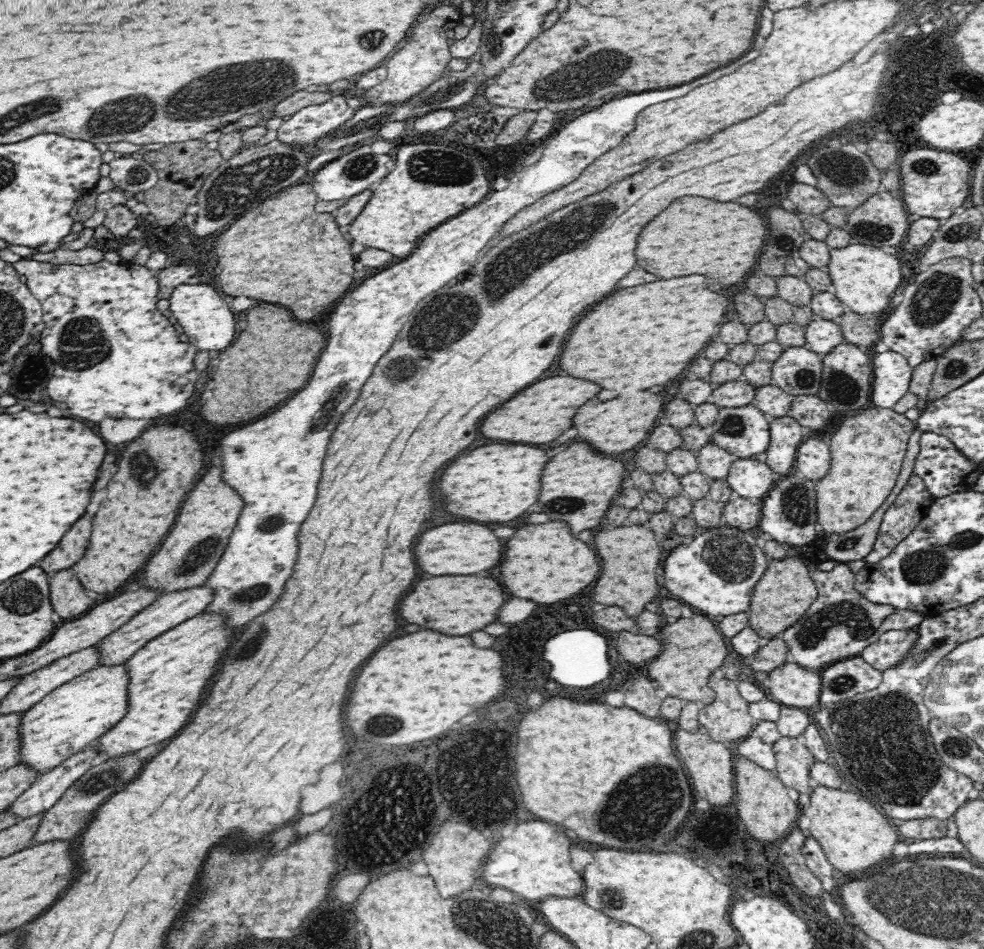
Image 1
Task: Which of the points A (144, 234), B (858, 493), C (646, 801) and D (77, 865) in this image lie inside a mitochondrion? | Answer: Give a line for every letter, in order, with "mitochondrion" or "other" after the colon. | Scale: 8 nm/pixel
A: other
B: other
C: mitochondrion
D: other

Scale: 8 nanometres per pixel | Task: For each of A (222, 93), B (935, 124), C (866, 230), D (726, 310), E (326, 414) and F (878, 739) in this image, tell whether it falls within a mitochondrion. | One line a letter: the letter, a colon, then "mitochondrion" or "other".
A: mitochondrion
B: other
C: mitochondrion
D: other
E: mitochondrion
F: mitochondrion

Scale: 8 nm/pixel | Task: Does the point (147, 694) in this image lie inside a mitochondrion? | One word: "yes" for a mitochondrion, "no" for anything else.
no

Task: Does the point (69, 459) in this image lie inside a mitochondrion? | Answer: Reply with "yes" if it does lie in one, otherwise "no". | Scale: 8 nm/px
no

